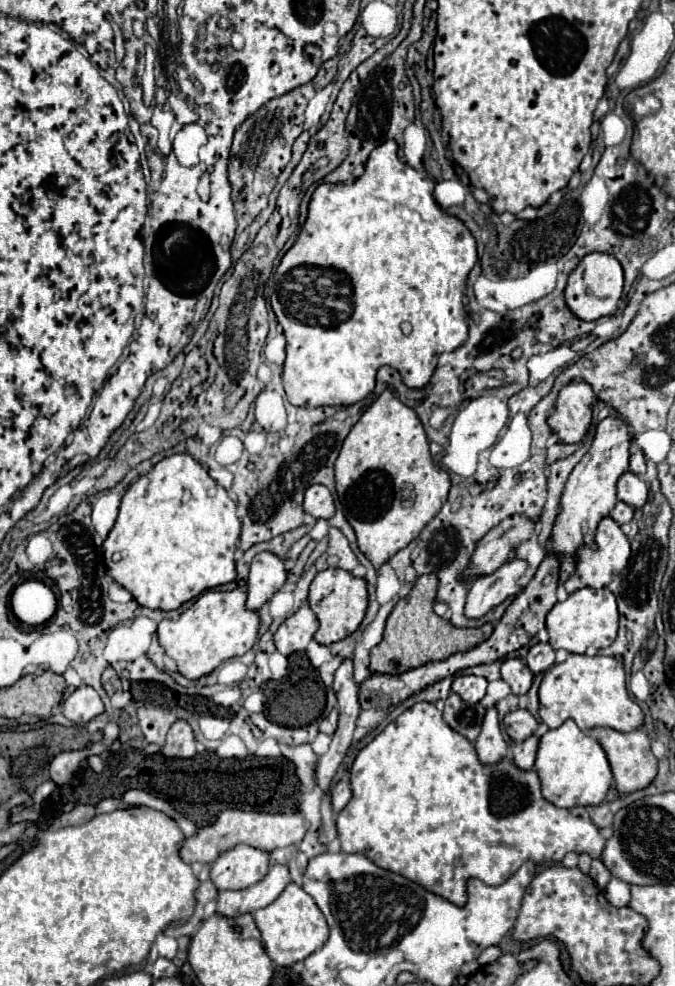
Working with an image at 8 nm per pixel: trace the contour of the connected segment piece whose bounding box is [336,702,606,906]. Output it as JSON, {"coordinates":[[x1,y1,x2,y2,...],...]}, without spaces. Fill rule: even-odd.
{"coordinates":[[416,702,364,746,350,768,350,784,352,800,336,820,342,850,360,852,376,866,388,868,456,906,468,902,466,884,472,878,498,886,528,860,552,864,568,852,600,858,606,844,586,808,556,808,544,800,534,772,522,772,510,758,498,764,482,764,474,744,452,730,432,702]]}

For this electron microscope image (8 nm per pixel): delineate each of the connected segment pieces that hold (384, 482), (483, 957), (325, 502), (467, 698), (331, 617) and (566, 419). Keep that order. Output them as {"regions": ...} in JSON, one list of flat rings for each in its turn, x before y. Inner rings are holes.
{"regions":[[[384,390,376,398,376,402,354,424,336,460,338,500,342,502,342,510,348,524,356,532,358,548,366,554,366,558,372,562,376,570,382,564,386,564,398,550,406,548,420,534,420,530,438,514,438,510,442,508,442,502,446,502,448,498,448,490,450,490,450,474,434,462,430,454,430,442,426,438,426,432,418,414,406,404,402,404,390,390],[406,484,414,486,412,506,402,504,404,500,410,498,410,490,404,488]],[[490,946,490,948,486,948,486,950,478,956,478,964,480,964,480,966,492,964,500,954,502,954,502,952,500,952,500,948,498,948,498,946]],[[314,484,304,494,304,512,312,518,332,518,334,516,334,498,330,490,322,484]],[[454,676,452,692,456,692,468,704,476,704,484,698,486,686,488,686,488,680,480,676]],[[328,568,316,574,316,578,310,584,310,594,308,594,308,604,312,612,318,616,318,630,314,634,314,640,318,644,330,646,338,640,344,640,350,636,362,622,368,606,368,592,366,592,366,580,356,578,346,570,340,568]],[[570,382,562,386,554,414,548,418,552,432,560,436,564,444,580,442,592,422,592,406,596,394,588,382]]]}

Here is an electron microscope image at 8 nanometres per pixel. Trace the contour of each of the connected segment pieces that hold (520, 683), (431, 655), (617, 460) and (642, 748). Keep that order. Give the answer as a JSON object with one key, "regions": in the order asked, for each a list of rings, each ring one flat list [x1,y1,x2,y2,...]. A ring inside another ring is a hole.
{"regions":[[[508,658,502,662,502,680,512,688,512,694,526,694,532,686,532,672,520,658]],[[434,574,420,576,416,578,410,594,398,600,398,604,388,616,382,642,370,650,370,672,372,674,408,672,428,662,440,662,440,660,450,658,452,654,472,650,486,640,486,634,482,630,454,628,450,622,434,614,432,602,436,596,436,586,438,586,438,578]],[[622,416,604,418,596,428,596,436,594,436,590,450,572,470,572,474,566,482,562,500,560,500,560,514,558,514,554,530,552,530,552,550,558,554,560,564,562,564,560,582,564,582,574,572,576,548,582,544,594,546,594,530,596,530,598,522,602,518,606,518,610,514,612,506,618,502,616,482,628,470,630,442,632,442,632,430,624,422]],[[592,728,590,730,590,736,594,740,600,742,600,746,604,748,606,756,608,756,608,762,610,762,610,768,612,768,612,774,614,774,614,782,616,782,616,788,618,792,636,792,640,788,646,788,654,776,656,776,656,770,658,770,658,764,656,764,656,758,650,750,650,738,648,734,638,728,634,732,618,732,618,730,612,730,612,728]]]}

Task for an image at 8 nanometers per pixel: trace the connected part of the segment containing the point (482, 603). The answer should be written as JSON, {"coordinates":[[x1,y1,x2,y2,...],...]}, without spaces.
{"coordinates":[[512,560,500,566,494,574,474,580,468,590,468,600,464,608,466,618,480,620,504,600,516,596,520,592,518,580,526,572,526,566,528,564,524,560]]}

